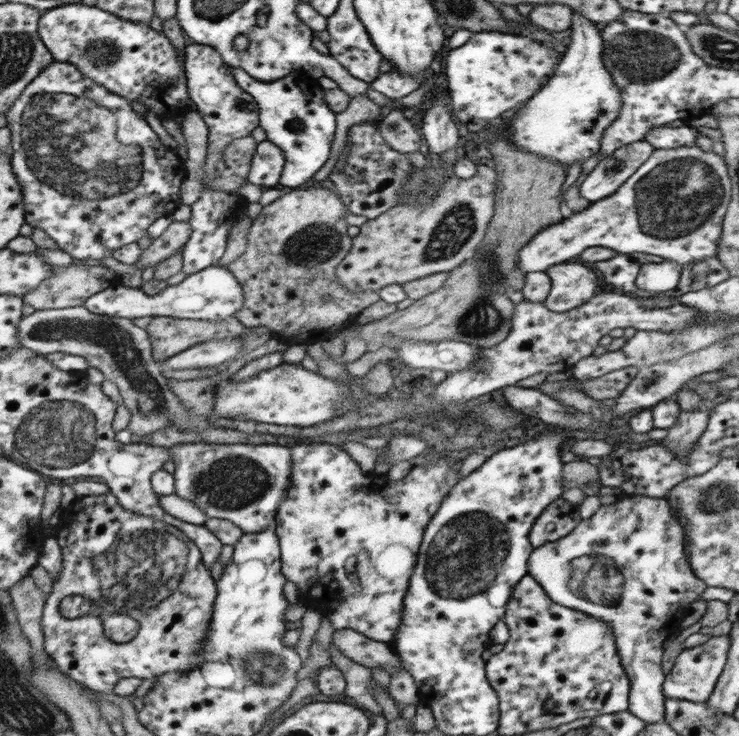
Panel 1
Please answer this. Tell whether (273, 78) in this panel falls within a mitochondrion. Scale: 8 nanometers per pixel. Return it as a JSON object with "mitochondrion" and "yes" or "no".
{"mitochondrion":"no"}

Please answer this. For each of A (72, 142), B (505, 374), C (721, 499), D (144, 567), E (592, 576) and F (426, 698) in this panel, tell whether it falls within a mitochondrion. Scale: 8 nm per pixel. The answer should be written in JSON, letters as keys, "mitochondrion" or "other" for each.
{"A":"mitochondrion","B":"other","C":"mitochondrion","D":"mitochondrion","E":"mitochondrion","F":"other"}

